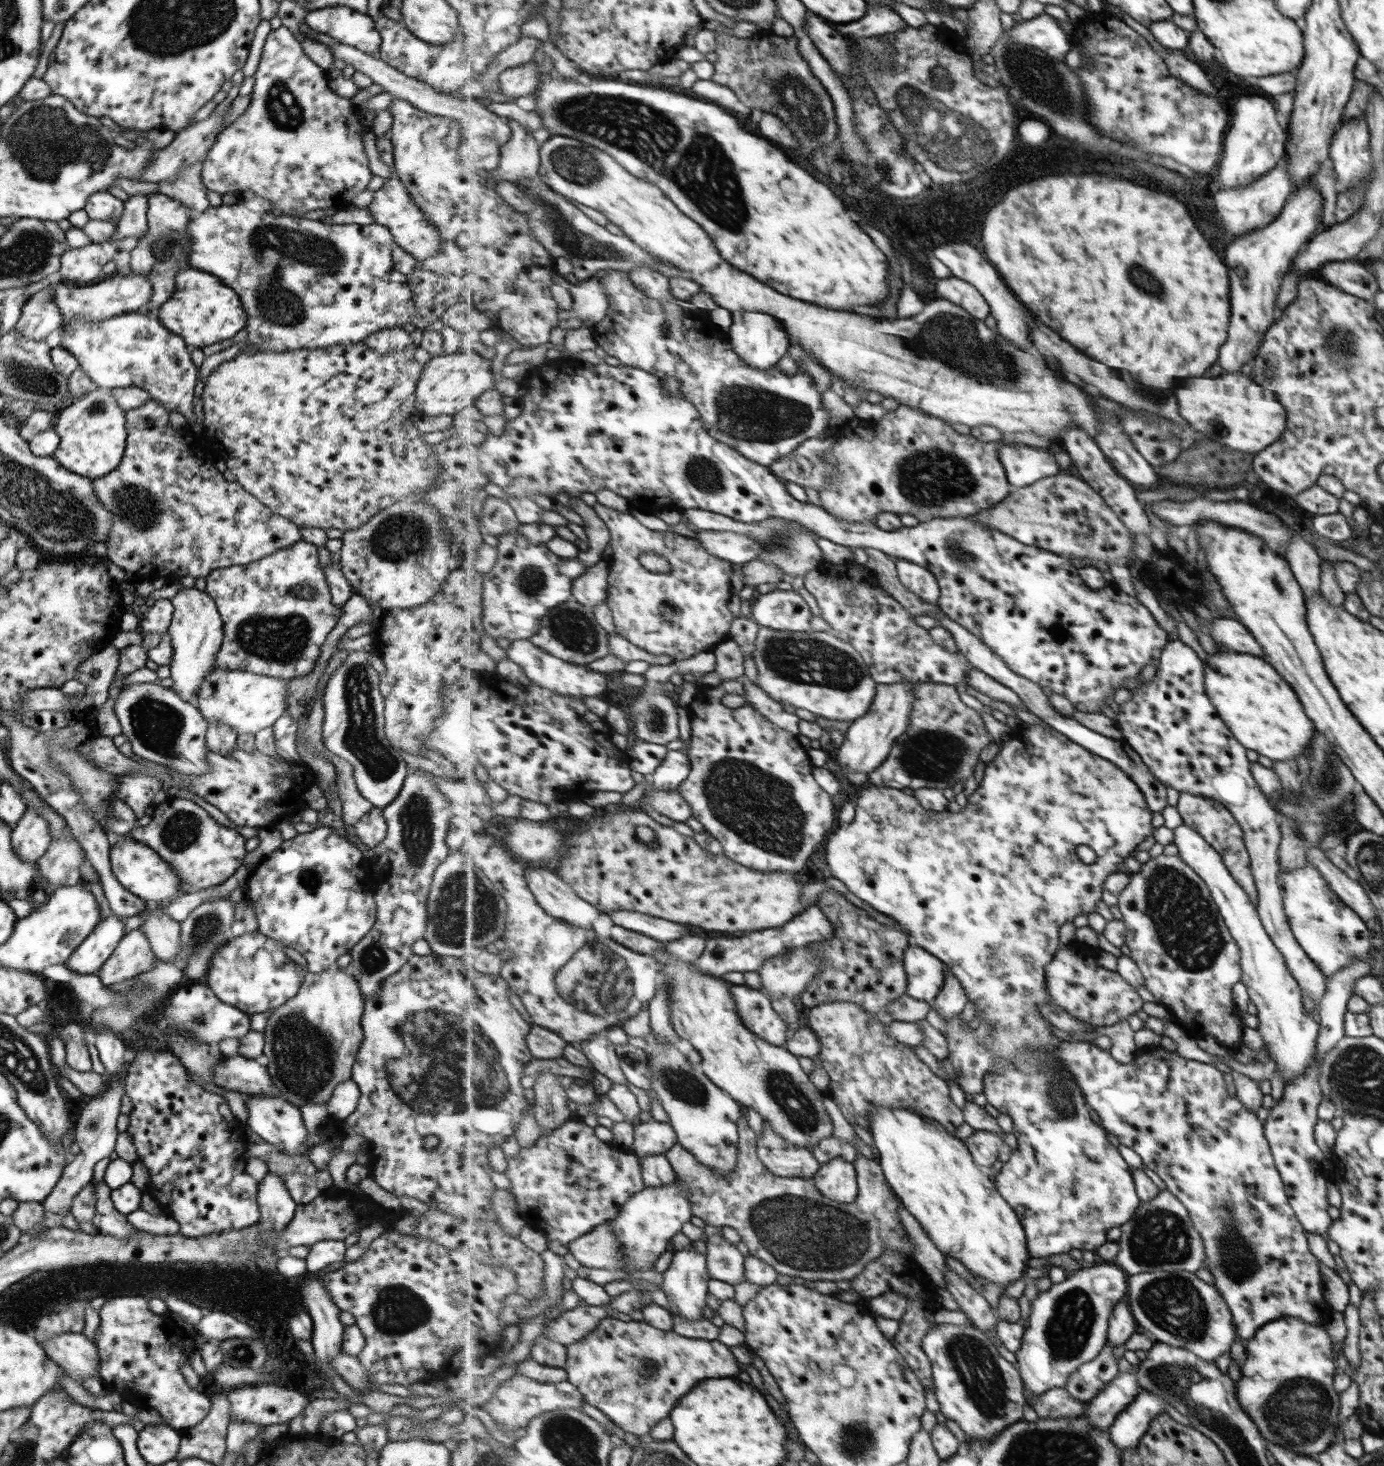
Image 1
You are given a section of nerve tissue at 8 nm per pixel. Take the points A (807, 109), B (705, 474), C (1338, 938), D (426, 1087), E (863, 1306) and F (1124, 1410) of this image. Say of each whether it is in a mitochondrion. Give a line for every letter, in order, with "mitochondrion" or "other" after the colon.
A: mitochondrion
B: mitochondrion
C: mitochondrion
D: mitochondrion
E: other
F: other

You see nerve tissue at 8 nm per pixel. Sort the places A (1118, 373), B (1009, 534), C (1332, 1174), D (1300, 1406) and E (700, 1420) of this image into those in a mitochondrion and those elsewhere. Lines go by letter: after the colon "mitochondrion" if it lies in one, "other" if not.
A: other
B: other
C: other
D: mitochondrion
E: other

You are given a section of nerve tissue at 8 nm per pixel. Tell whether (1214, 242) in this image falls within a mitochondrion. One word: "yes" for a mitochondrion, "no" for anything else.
no

